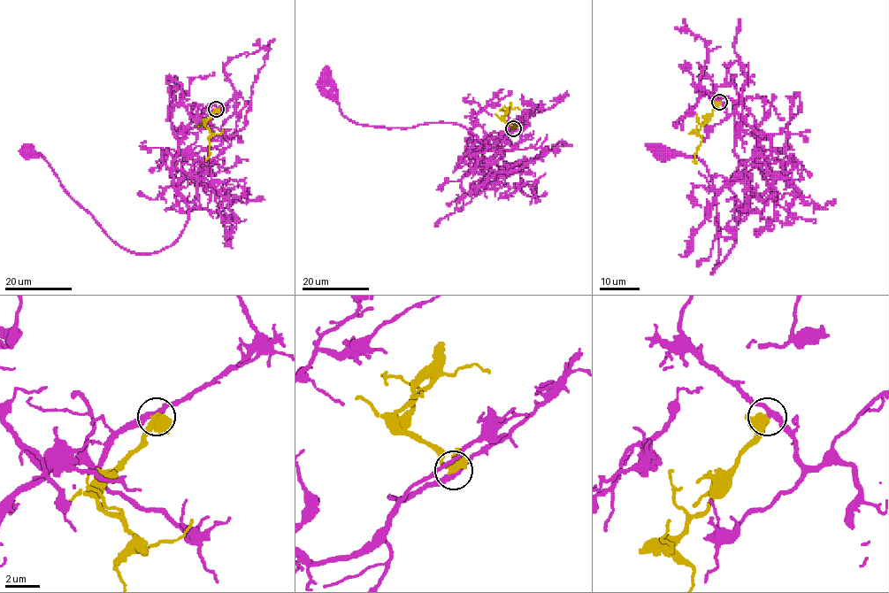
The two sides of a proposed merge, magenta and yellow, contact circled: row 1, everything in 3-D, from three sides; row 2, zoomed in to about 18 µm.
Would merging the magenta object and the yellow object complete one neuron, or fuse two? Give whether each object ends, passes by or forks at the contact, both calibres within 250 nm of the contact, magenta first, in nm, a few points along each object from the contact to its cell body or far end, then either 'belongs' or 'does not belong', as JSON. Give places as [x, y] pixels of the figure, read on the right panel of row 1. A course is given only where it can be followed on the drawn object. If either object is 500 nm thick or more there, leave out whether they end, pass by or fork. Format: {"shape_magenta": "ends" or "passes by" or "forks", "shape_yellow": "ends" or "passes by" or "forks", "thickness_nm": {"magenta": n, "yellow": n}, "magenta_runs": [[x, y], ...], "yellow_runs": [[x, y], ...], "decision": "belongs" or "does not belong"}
{"shape_magenta": "passes by", "shape_yellow": "forks", "thickness_nm": {"magenta": 300, "yellow": 360}, "magenta_runs": [[719, 103], [738, 113], [735, 155], [752, 196], [731, 249], [712, 273], [719, 232], [706, 165], [661, 150]], "yellow_runs": [[719, 103], [698, 130], [702, 142], [698, 147], [696, 163]], "decision": "belongs"}

